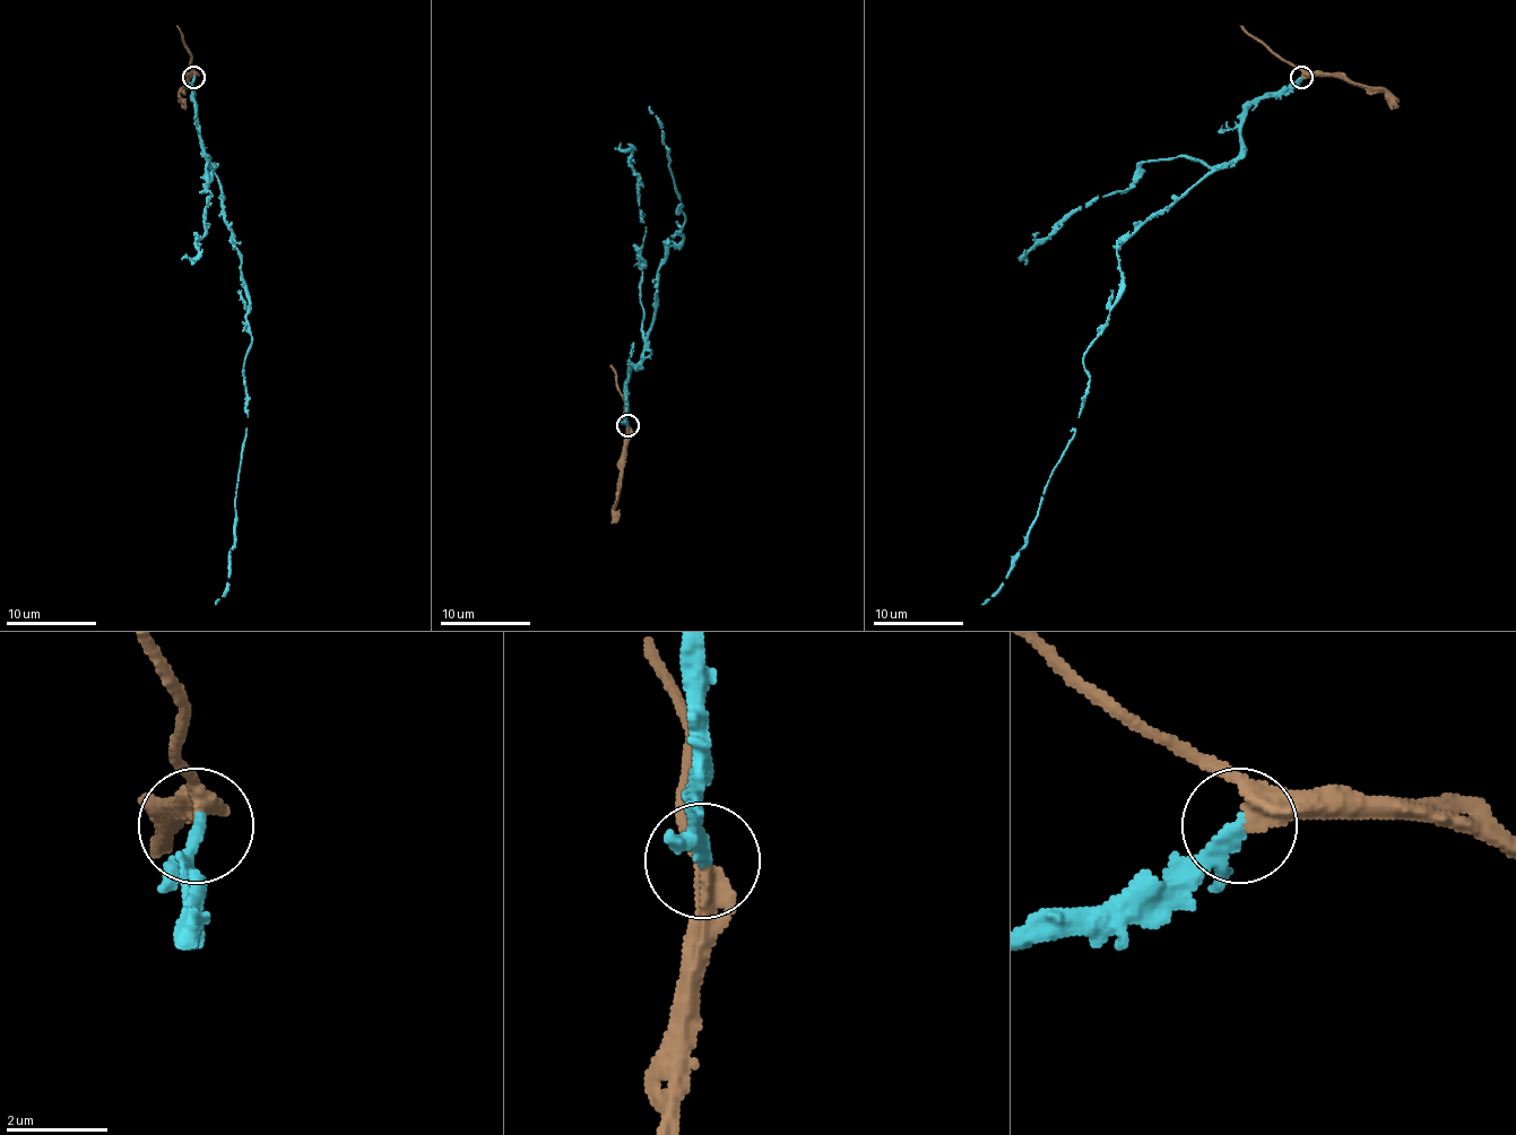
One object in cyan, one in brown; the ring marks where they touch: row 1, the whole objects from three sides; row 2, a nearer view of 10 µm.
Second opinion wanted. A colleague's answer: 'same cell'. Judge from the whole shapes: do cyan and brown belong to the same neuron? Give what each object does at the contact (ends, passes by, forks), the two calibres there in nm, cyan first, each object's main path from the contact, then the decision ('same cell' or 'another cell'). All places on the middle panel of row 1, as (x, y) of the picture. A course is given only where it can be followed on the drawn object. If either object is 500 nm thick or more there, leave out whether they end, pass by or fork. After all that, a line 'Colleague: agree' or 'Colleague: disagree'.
cyan passes by; brown passes by; 220 nm thick on the cyan side, 360 nm on the other; cyan runs (627, 426), (627, 374), (643, 354), (657, 268), (682, 239), (684, 214), (661, 121), (648, 105); brown runs (627, 426), (625, 465), (614, 512), (618, 517); same cell
Colleague: agree

